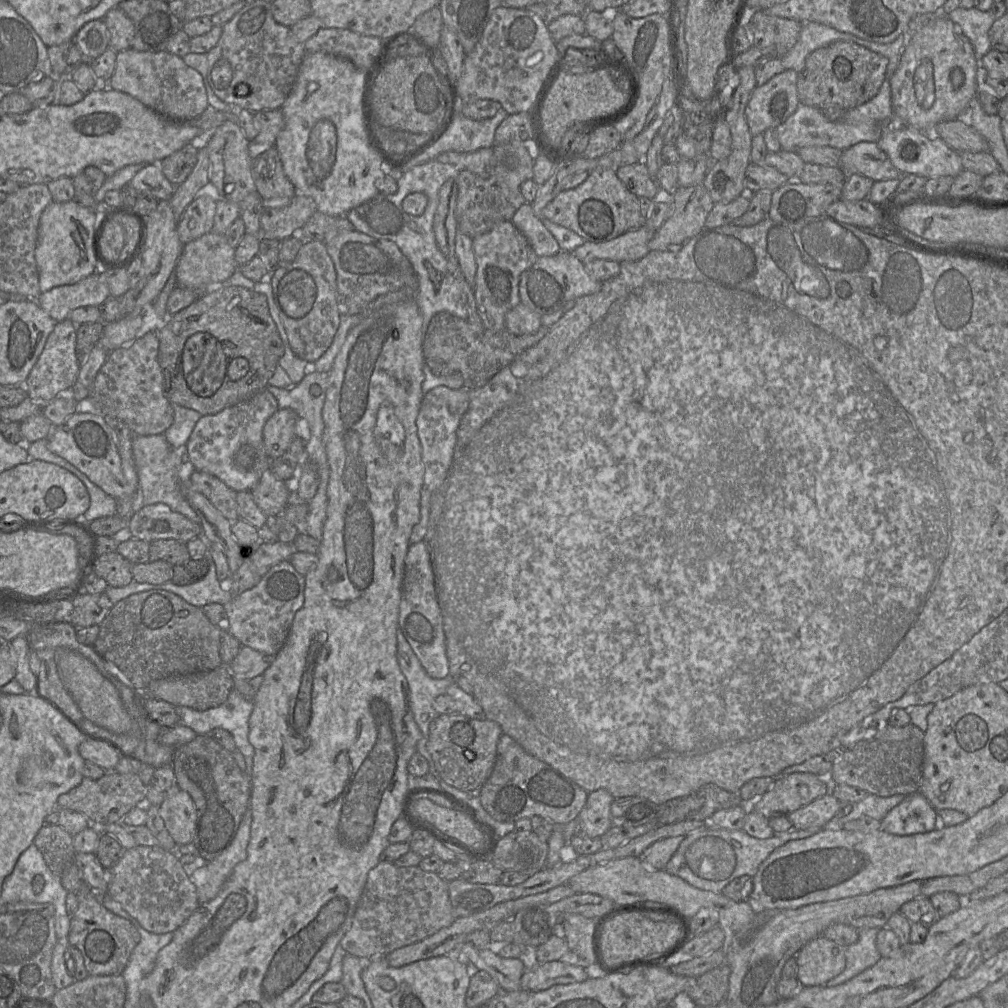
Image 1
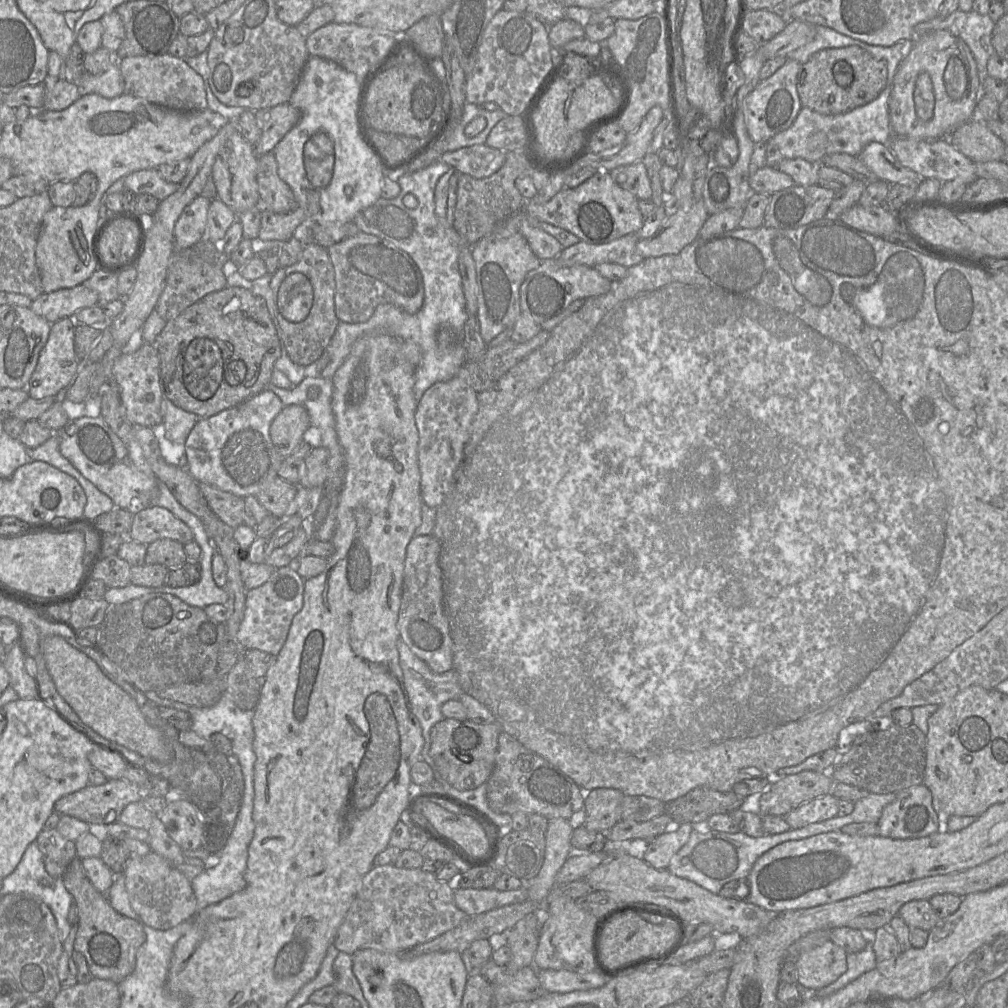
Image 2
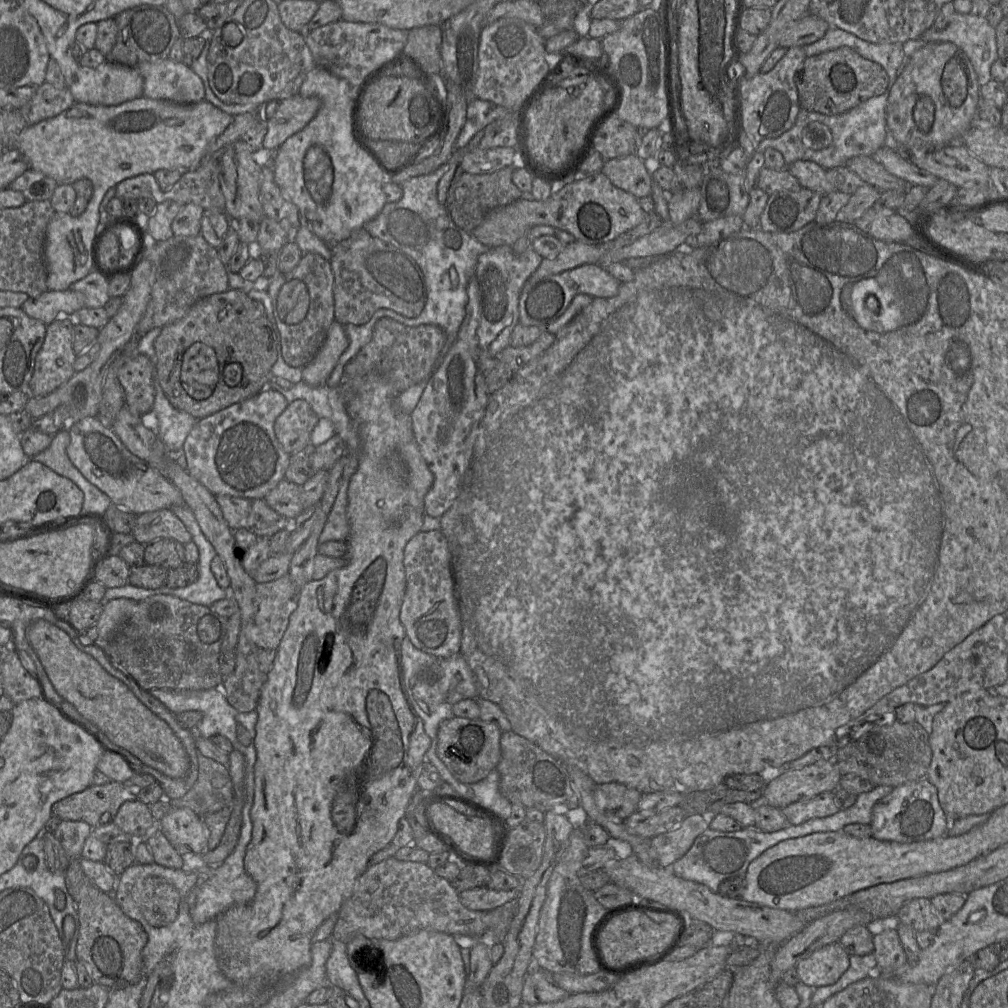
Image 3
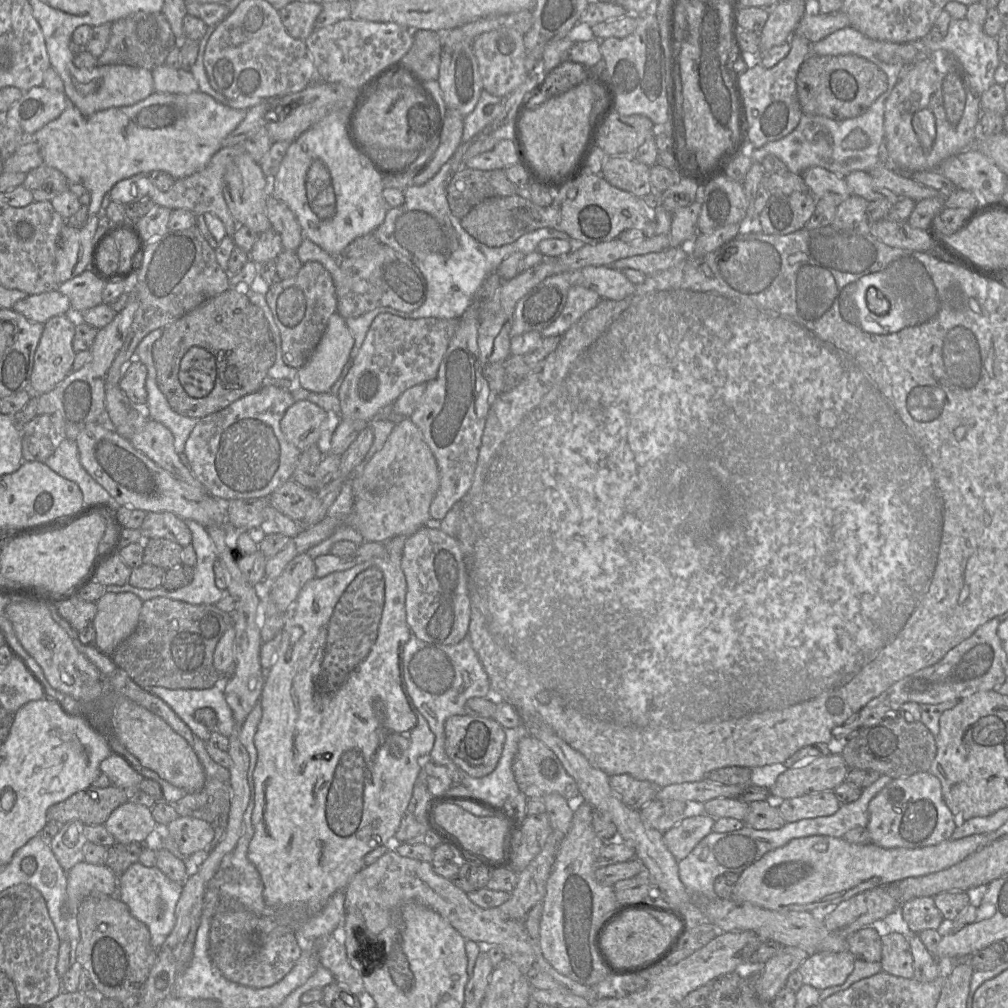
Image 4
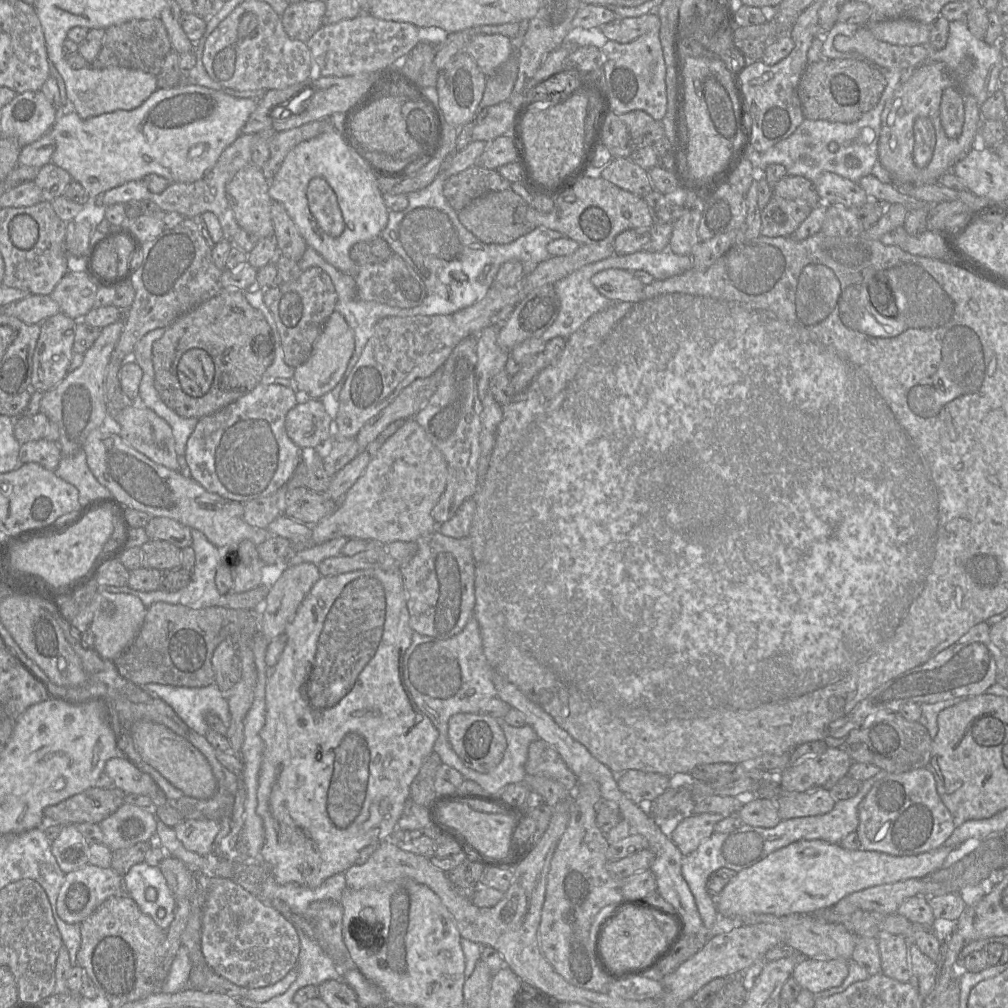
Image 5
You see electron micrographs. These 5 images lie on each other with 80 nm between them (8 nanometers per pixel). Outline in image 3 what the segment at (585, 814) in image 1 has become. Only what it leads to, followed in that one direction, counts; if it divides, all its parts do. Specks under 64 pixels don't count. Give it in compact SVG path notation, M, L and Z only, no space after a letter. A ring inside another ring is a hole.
M617 782L597 784L594 799L601 810L626 819L637 811L642 793Z

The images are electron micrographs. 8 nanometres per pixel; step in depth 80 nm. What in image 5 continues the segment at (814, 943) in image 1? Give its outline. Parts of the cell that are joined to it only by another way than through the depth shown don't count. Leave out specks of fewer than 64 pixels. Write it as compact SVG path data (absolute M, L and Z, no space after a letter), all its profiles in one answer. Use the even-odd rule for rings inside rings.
M801 958L794 967L792 977L813 994L840 986L849 973L849 962L842 959Z

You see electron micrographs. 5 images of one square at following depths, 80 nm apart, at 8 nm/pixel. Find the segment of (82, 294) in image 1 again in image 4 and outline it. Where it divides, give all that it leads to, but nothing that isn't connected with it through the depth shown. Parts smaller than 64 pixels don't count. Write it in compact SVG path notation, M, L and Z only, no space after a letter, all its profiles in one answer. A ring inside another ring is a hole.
M57 289L36 295L28 295L17 301L12 310L22 314L30 321L46 323L57 315L71 313L69 299Z

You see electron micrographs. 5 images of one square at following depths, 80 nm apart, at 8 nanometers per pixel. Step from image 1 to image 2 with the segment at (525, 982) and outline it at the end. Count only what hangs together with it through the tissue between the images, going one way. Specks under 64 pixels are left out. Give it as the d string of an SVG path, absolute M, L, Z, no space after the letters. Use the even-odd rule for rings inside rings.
M539 970L538 978L548 993L571 993L587 991L604 986L613 979L600 971L578 973L568 970Z

